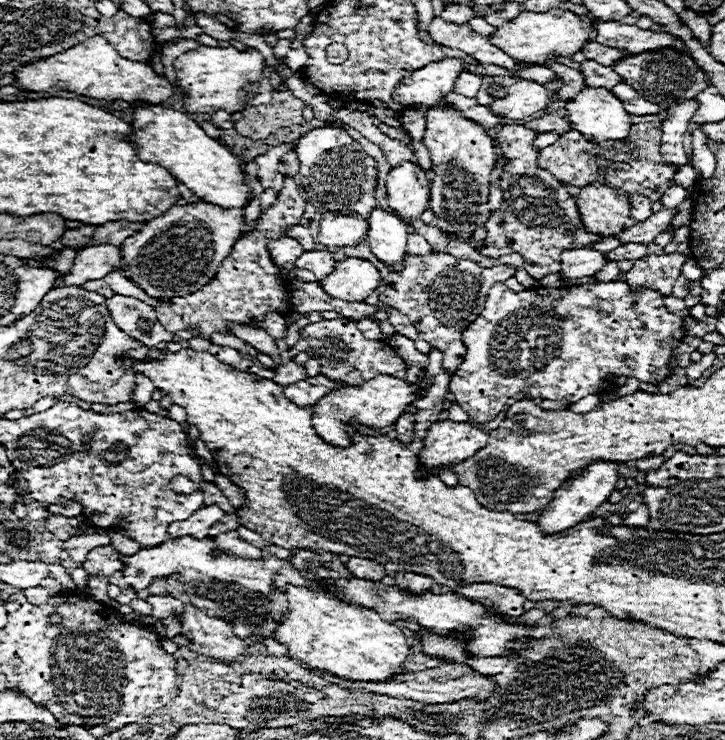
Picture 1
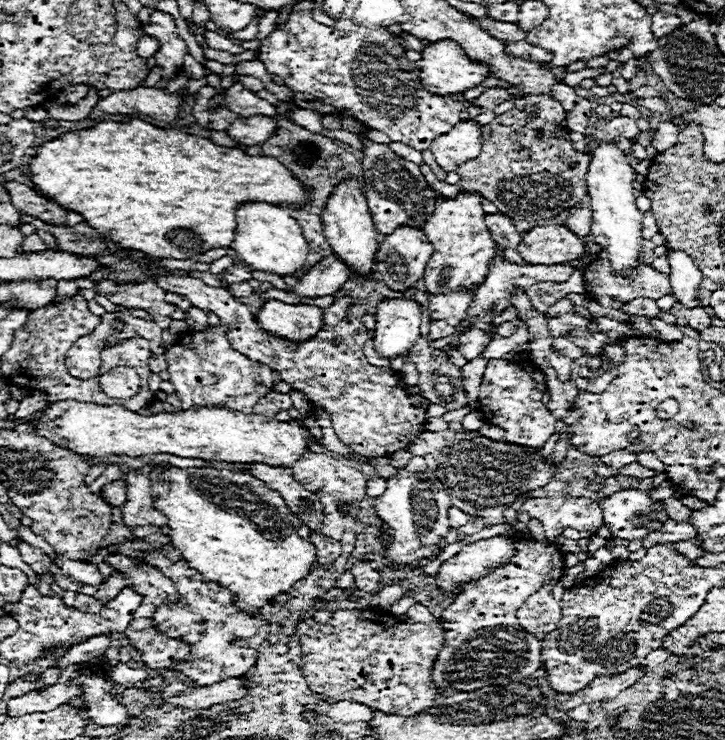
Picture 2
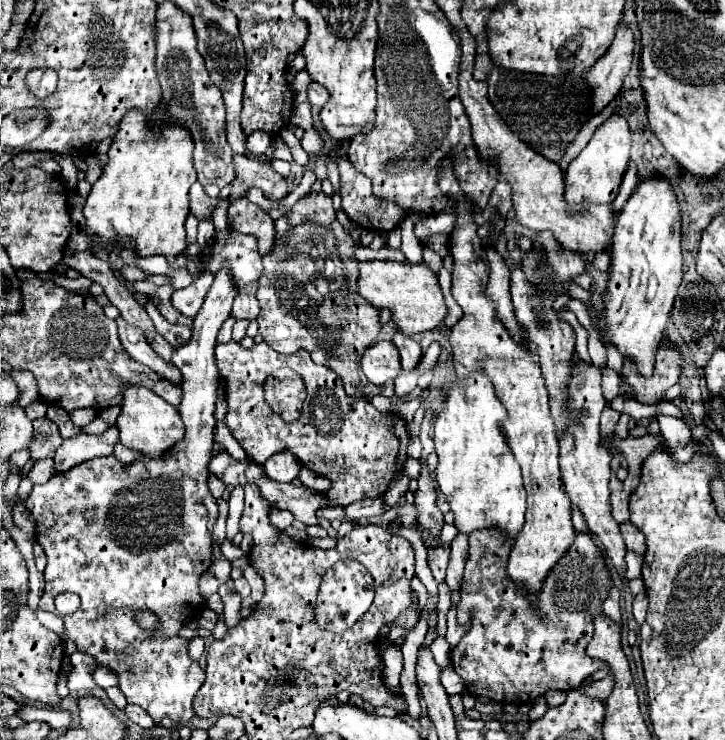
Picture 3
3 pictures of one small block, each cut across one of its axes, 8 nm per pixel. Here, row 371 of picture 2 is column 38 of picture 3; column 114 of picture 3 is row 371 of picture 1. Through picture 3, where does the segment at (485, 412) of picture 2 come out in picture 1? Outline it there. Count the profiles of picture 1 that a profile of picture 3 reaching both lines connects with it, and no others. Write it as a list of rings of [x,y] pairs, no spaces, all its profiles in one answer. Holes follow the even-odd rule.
[[[596,282],[564,288],[540,287],[539,294],[536,290],[512,292],[504,284],[494,284],[488,290],[484,310],[464,330],[466,358],[464,366],[450,380],[450,392],[472,422],[484,424],[496,418],[508,404],[508,398],[520,392],[530,398],[574,404],[588,394],[606,390],[614,384],[616,374],[660,384],[672,374],[670,356],[684,336],[684,318],[670,314],[664,306],[664,296],[656,290],[630,290],[626,282]]]

